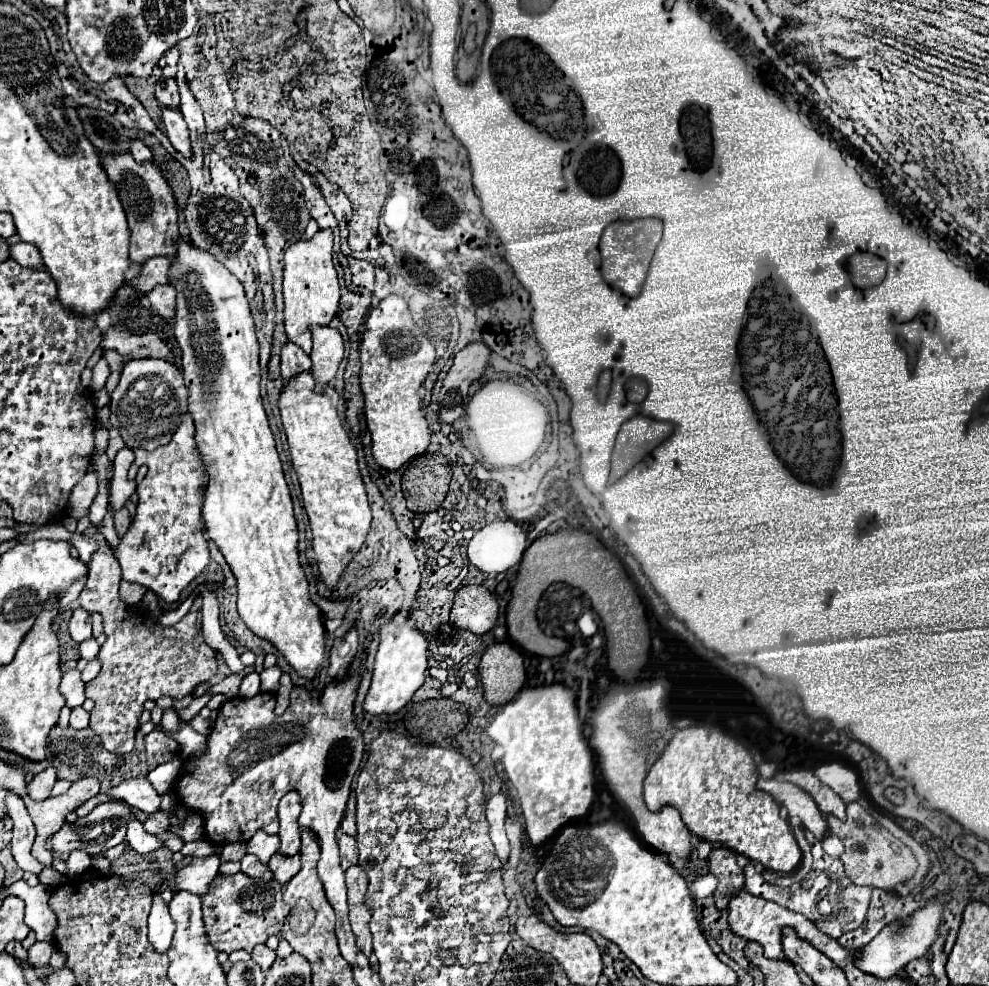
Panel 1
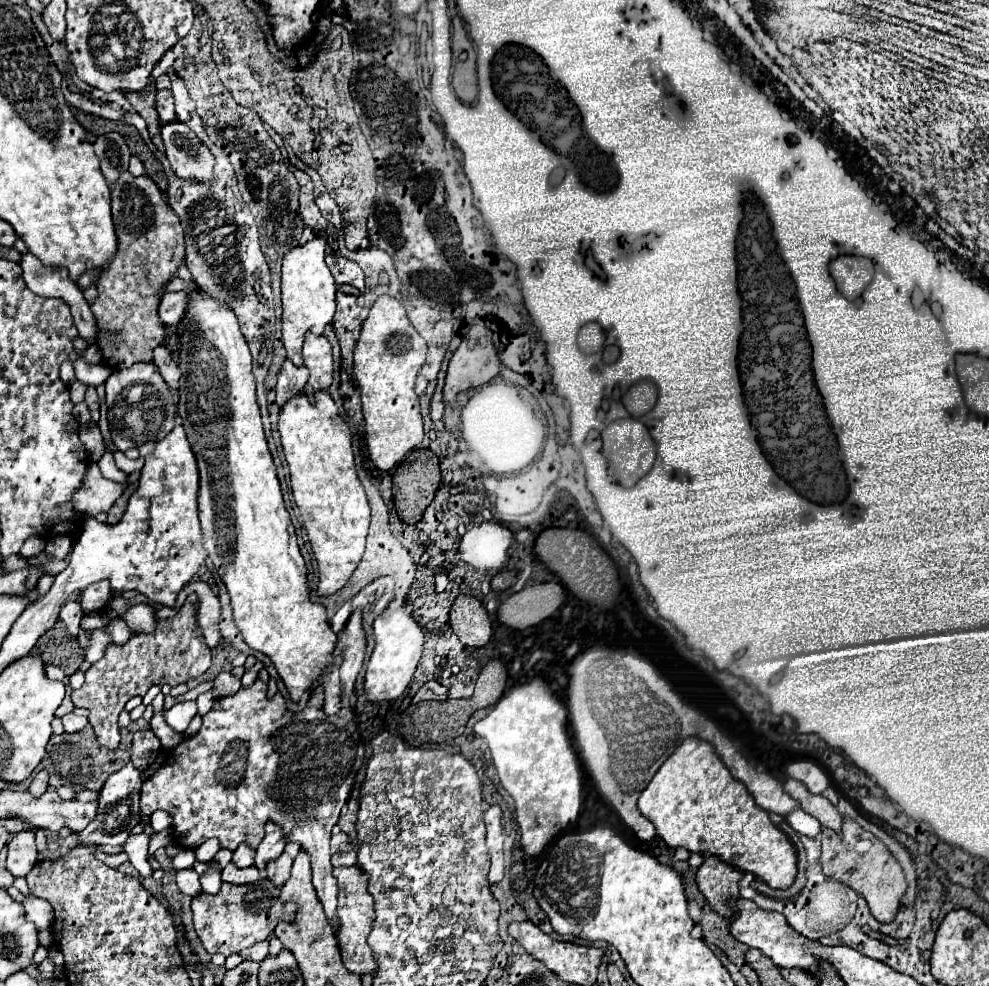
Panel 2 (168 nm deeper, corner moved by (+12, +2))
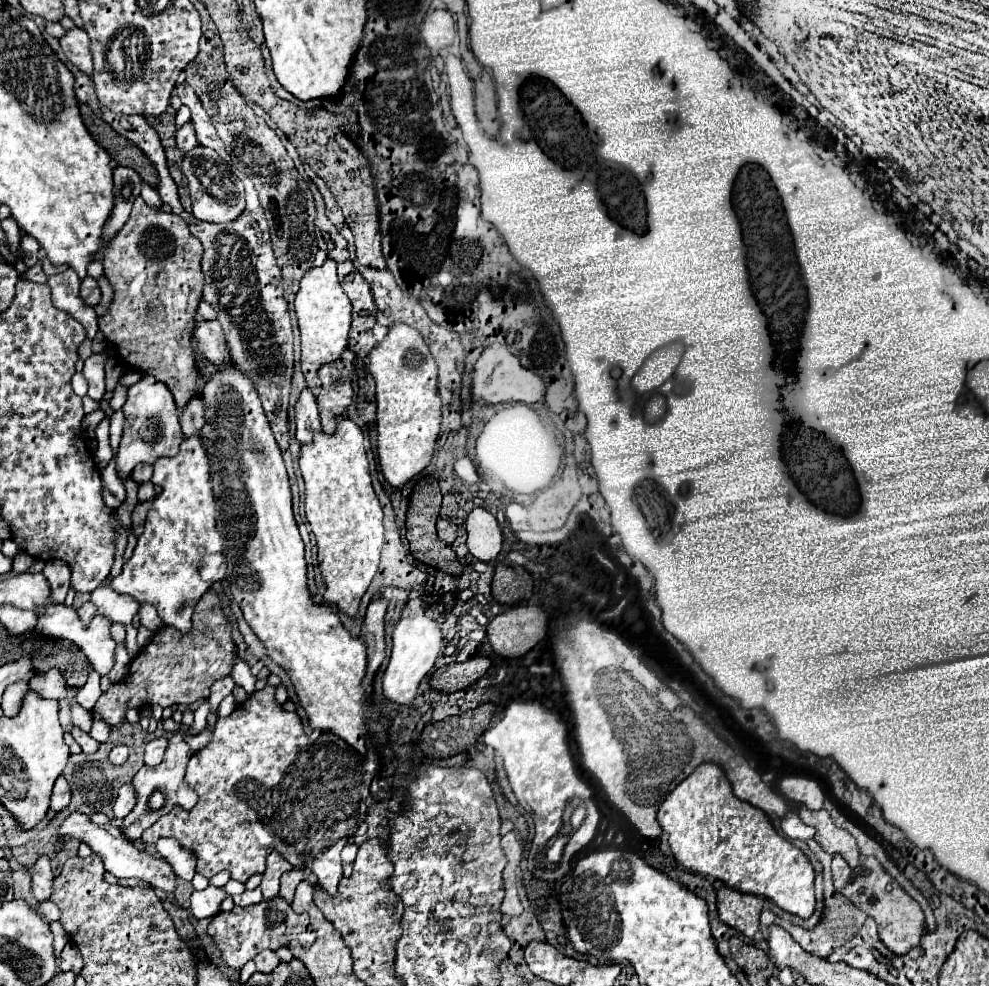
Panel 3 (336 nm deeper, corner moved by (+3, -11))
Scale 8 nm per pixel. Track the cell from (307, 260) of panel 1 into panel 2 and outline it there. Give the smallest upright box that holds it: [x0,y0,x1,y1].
[281,236,335,366]

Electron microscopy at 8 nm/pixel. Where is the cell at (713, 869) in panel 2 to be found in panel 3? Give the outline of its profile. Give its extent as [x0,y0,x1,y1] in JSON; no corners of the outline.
[718,887,764,937]

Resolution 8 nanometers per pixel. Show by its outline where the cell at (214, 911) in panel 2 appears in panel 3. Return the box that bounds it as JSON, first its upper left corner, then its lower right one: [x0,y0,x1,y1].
[208,897,312,969]

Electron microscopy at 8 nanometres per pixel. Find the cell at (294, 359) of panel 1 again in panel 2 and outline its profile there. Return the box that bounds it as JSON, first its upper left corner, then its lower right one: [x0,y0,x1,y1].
[277,360,309,406]

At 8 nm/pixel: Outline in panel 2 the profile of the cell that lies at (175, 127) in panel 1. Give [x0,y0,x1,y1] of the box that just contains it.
[161,120,213,182]

